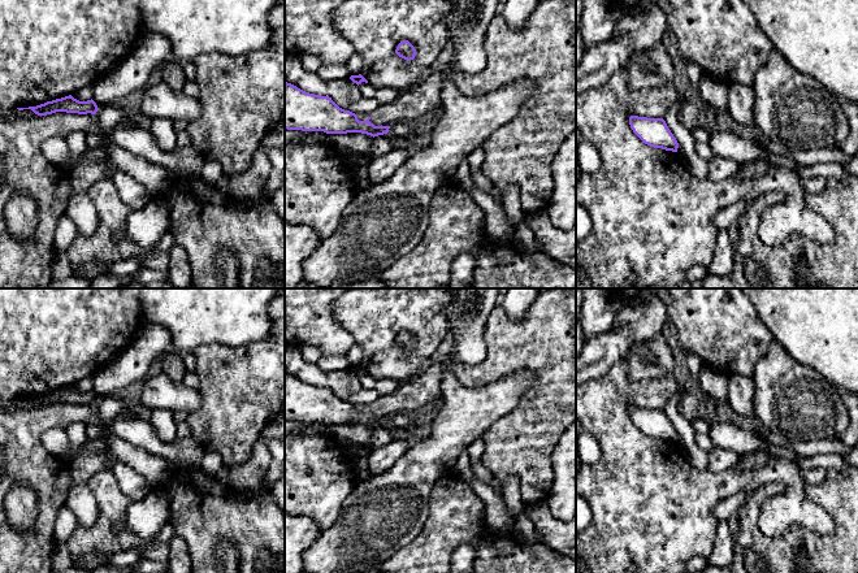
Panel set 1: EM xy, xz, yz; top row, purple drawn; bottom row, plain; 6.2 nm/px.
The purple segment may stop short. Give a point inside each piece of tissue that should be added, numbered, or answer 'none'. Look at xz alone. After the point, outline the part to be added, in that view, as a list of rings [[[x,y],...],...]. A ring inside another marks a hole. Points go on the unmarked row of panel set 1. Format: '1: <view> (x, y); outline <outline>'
1: xz (381, 435); outline [[[387,424],[373,429],[369,446],[359,446],[347,439],[341,439],[344,453],[350,459],[359,455],[368,455],[373,448],[381,447],[393,440],[393,427]]]

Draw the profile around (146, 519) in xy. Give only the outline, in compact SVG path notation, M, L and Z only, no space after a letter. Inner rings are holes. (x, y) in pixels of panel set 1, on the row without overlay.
M142 473L150 483L150 491L139 503L133 503L126 511L125 526L143 539L155 538L169 517L169 503L165 494L165 481L153 473Z

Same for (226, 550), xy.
M229 538L217 544L217 554L222 561L222 573L238 573L238 551Z

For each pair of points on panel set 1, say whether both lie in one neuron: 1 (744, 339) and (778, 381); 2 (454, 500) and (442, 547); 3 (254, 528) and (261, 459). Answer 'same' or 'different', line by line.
1: different
2: same
3: different

